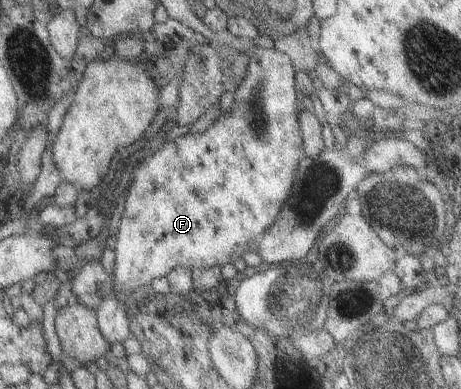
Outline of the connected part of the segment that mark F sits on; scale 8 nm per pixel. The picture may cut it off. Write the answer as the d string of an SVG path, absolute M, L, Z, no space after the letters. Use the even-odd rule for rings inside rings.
M256 45L249 54L243 79L233 90L231 111L221 115L203 132L186 133L161 144L131 167L131 185L113 237L115 257L110 273L111 291L101 295L99 305L94 309L97 329L109 345L122 344L130 334L125 303L121 301L131 291L167 275L173 267L204 270L221 267L224 263L233 264L248 252L248 242L253 243L273 225L281 205L289 197L297 161L304 155L299 145L301 138L297 121L303 105L294 89L294 75L287 55L275 51L275 48Z

